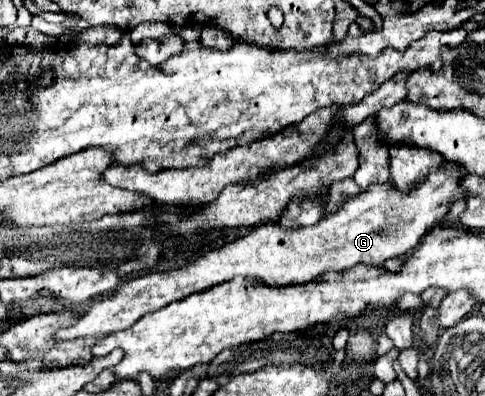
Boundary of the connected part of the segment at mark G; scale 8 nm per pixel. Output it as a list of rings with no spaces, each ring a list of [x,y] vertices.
[[[449,162],[447,170],[439,168],[435,174],[429,174],[427,180],[409,194],[401,194],[389,184],[373,184],[365,192],[351,196],[337,212],[323,216],[311,228],[281,230],[277,222],[261,224],[247,236],[226,243],[223,248],[209,250],[185,266],[151,270],[139,278],[123,282],[111,298],[95,302],[73,326],[61,328],[57,340],[107,336],[125,330],[147,312],[155,312],[175,300],[183,300],[193,292],[207,290],[235,276],[265,280],[265,284],[303,284],[315,280],[325,270],[343,272],[355,264],[383,266],[385,260],[413,250],[421,236],[449,212],[451,198],[465,196],[465,190],[459,184],[461,178],[463,172]]]

